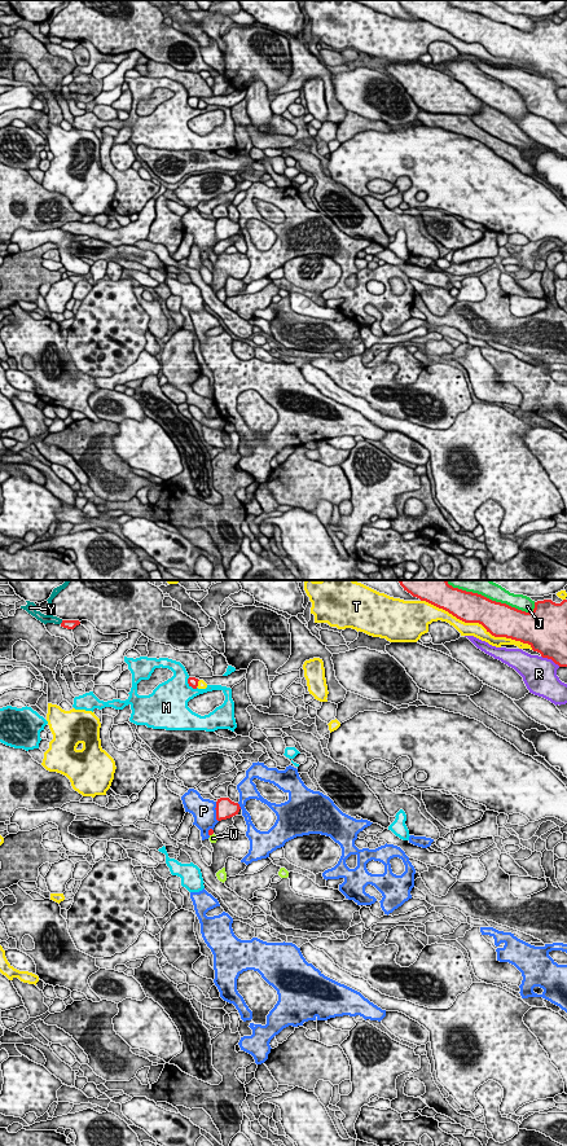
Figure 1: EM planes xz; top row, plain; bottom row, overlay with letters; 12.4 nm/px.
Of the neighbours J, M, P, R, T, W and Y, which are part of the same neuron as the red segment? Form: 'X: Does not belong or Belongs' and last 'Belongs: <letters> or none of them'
J: Does not belong
M: Does not belong
P: Does not belong
R: Does not belong
T: Does not belong
W: Belongs
Y: Does not belong
Belongs: W

